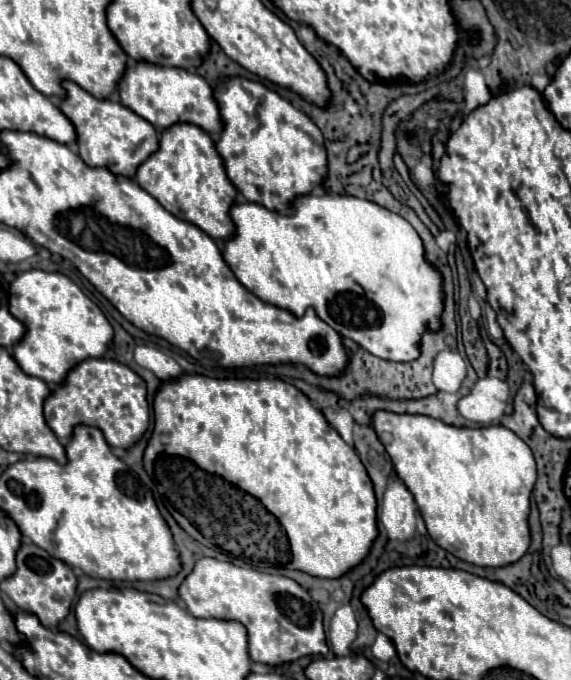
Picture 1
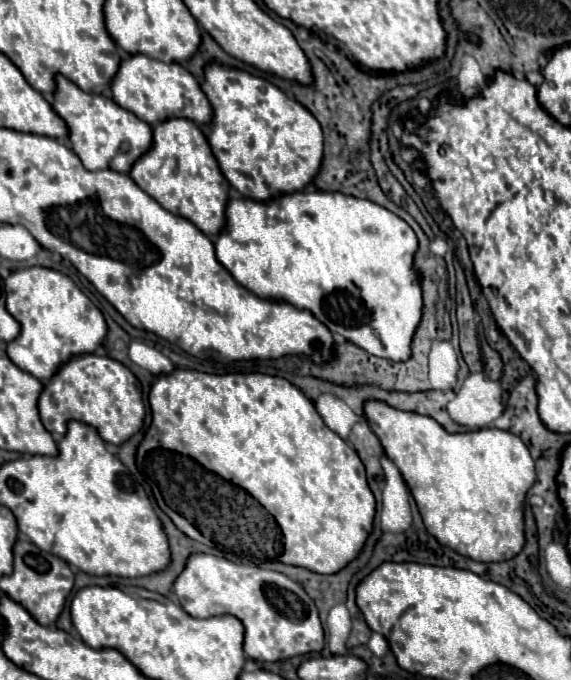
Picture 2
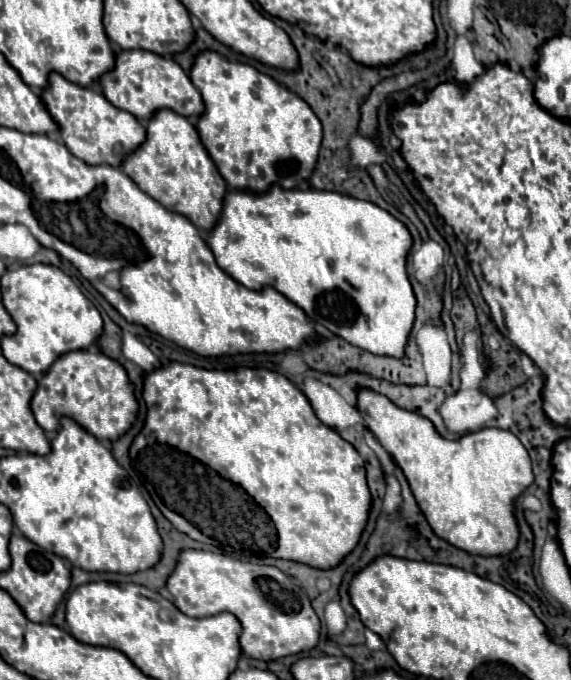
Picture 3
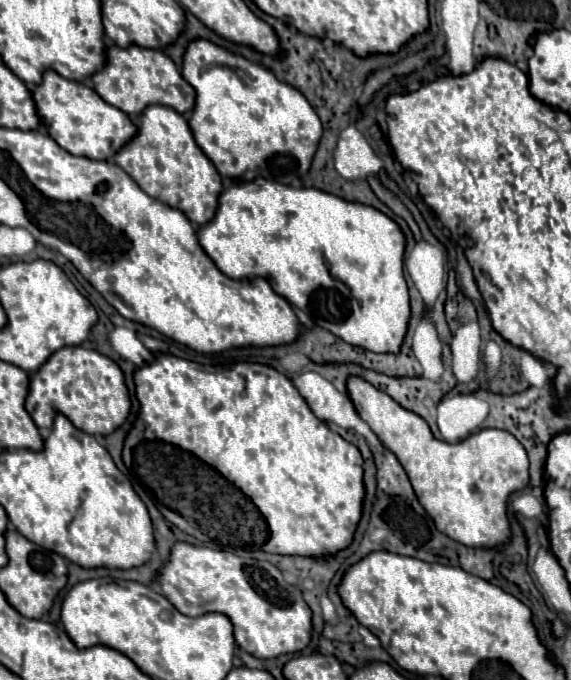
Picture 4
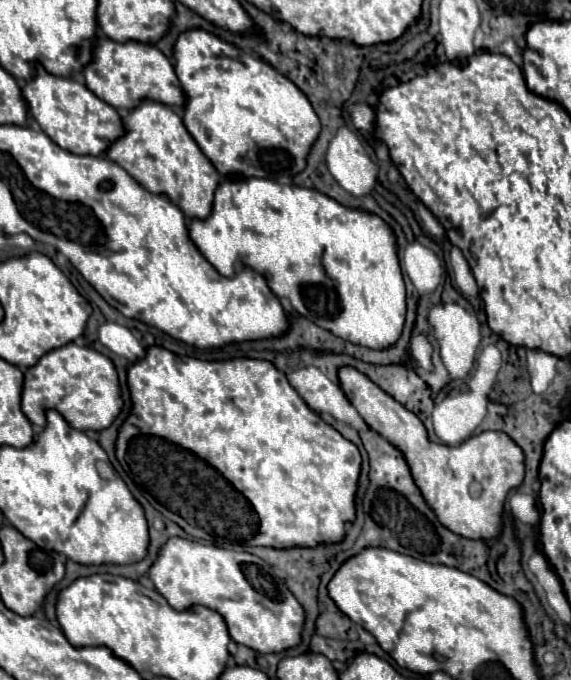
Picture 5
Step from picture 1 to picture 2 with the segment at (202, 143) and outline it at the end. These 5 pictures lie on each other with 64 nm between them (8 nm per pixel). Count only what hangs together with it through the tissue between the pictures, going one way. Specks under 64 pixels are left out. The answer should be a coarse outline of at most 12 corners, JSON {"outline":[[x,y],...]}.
{"outline":[[188,118],[152,126],[130,178],[206,236],[230,184]]}

